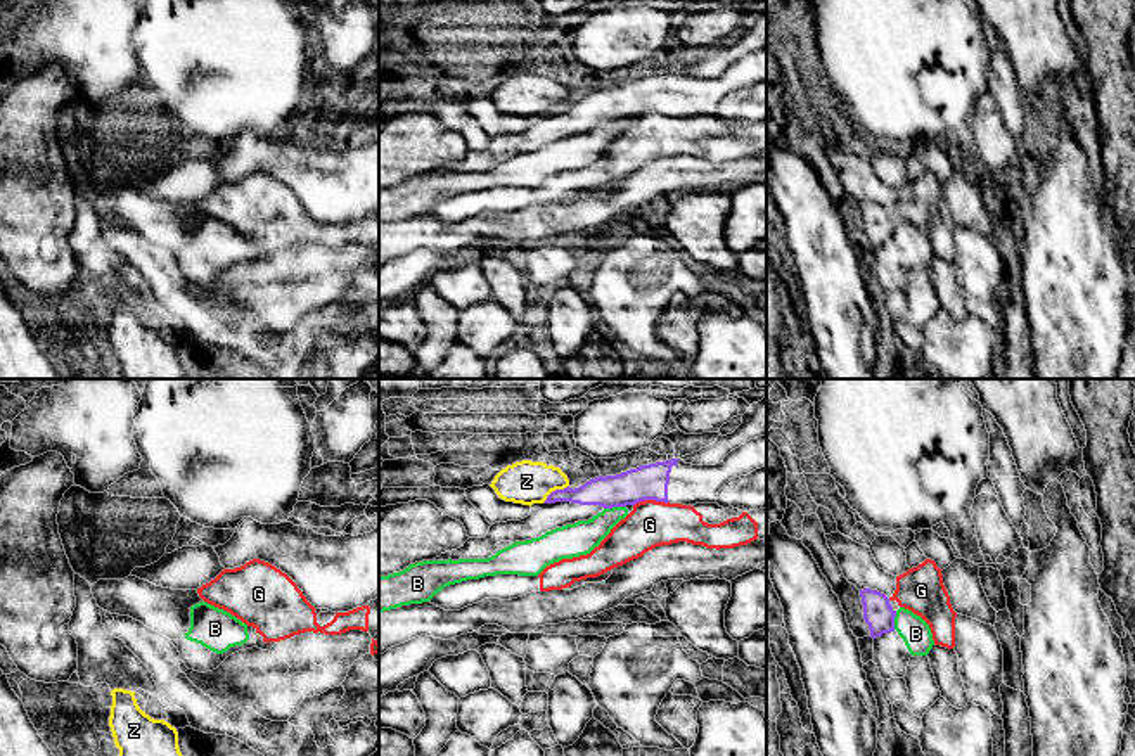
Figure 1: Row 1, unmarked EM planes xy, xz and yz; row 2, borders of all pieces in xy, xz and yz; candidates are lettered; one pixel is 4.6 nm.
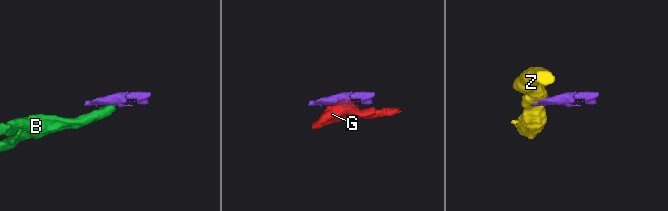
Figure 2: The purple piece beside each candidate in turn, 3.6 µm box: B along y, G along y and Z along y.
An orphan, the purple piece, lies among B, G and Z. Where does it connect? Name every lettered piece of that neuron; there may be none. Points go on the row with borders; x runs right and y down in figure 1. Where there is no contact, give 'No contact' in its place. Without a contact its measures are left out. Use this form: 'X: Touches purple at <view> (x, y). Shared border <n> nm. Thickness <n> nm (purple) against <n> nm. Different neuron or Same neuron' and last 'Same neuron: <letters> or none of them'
B: Touches purple at xz (615, 506). Shared border 110 nm. Thickness 160 nm (purple) against 160 nm. Same neuron
G: Touches purple at xz (651, 499). Shared border 170 nm. Thickness 160 nm (purple) against 220 nm. Different neuron
Z: Touches purple at xz (556, 490). Shared border 140 nm. Thickness 150 nm (purple) against 200 nm. Different neuron
Same neuron: B

